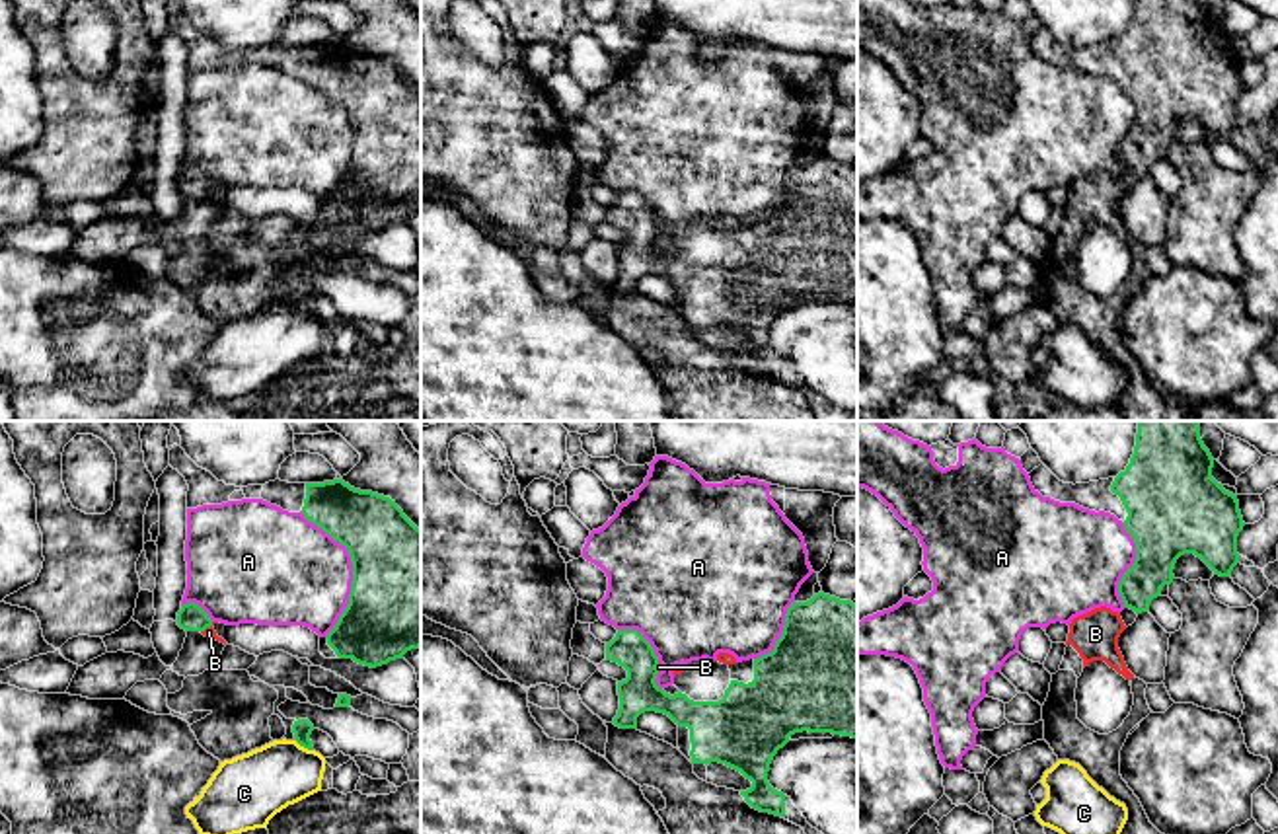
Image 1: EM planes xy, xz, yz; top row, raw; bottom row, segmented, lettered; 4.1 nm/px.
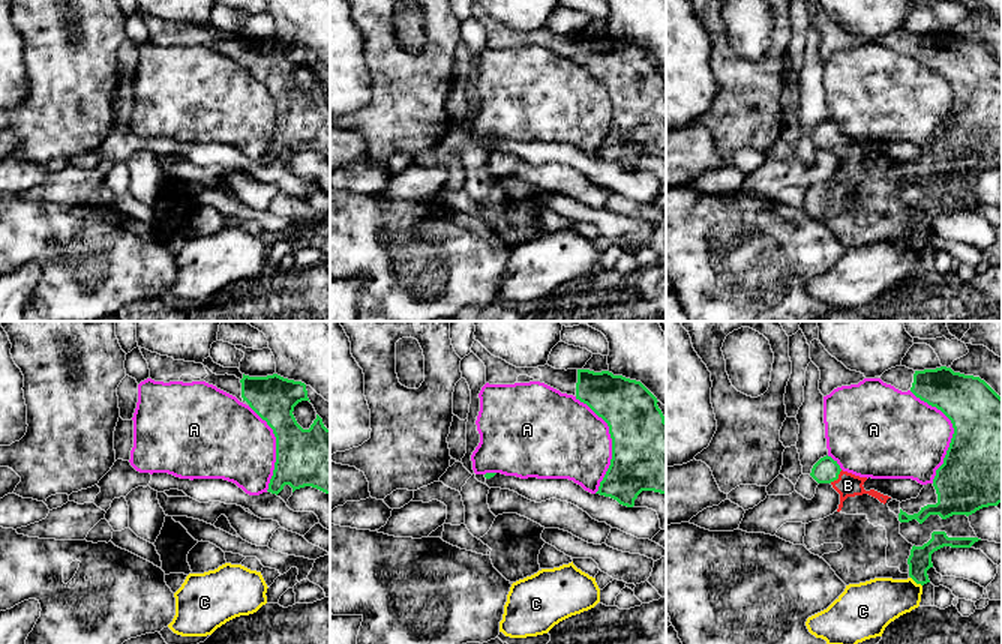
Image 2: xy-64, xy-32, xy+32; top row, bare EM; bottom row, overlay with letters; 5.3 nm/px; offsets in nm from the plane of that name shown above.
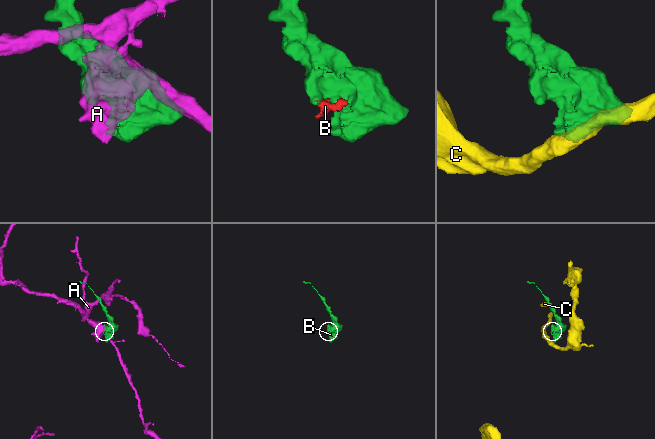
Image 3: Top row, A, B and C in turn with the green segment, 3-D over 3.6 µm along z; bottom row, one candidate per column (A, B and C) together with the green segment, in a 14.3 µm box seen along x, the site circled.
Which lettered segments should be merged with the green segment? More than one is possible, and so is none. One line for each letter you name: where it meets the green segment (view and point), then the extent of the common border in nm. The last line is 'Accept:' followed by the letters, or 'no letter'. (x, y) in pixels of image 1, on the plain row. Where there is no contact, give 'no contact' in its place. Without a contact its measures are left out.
B: meets green in xy at (207, 189); contact 70 nm long
Accept: B

